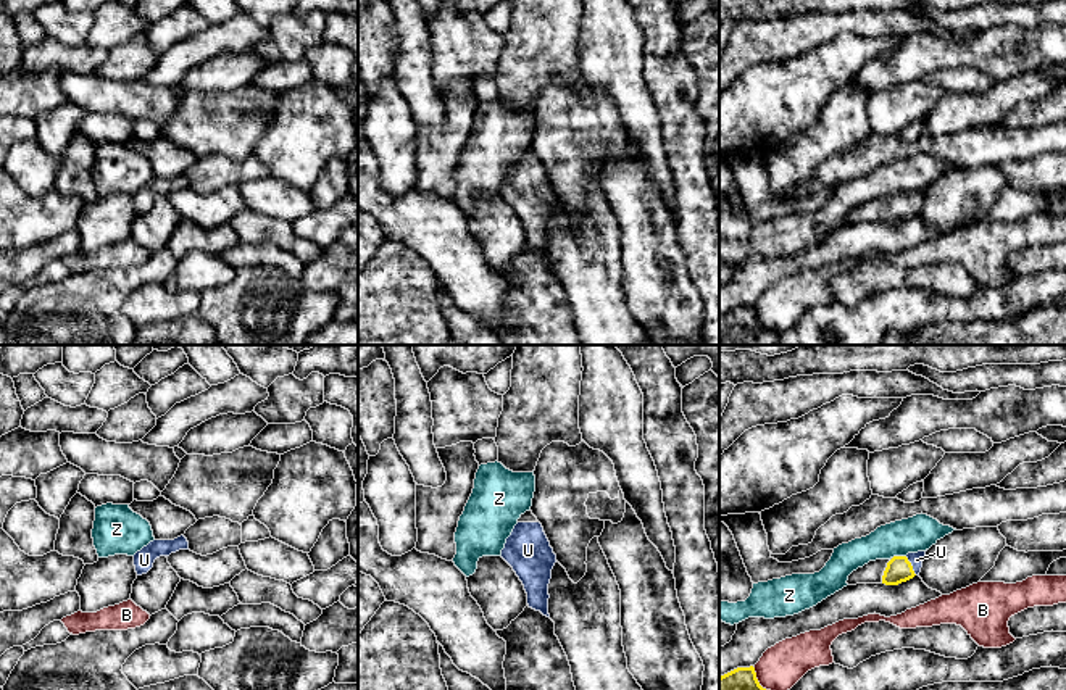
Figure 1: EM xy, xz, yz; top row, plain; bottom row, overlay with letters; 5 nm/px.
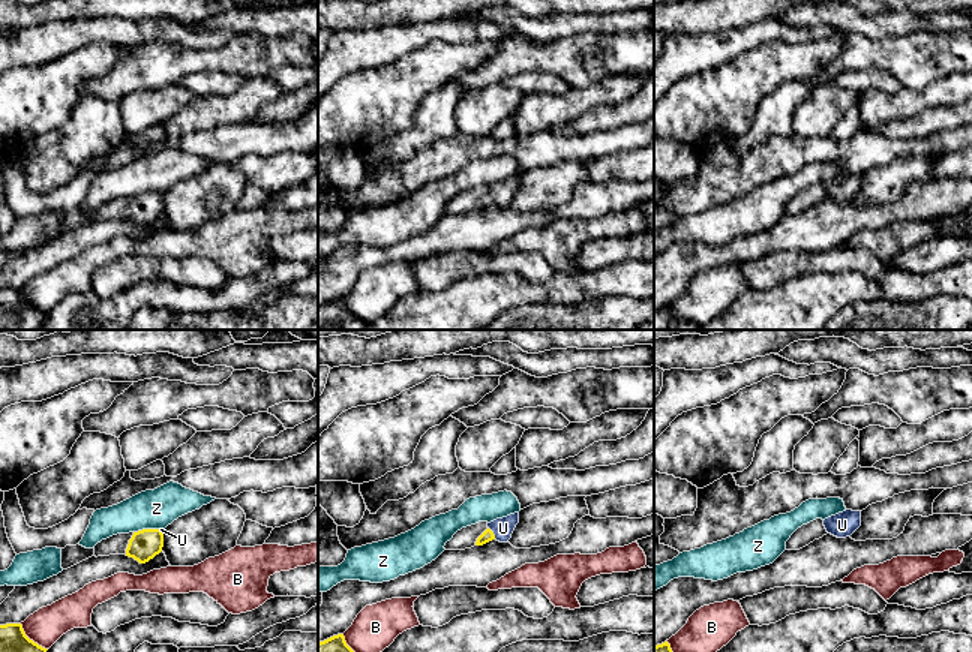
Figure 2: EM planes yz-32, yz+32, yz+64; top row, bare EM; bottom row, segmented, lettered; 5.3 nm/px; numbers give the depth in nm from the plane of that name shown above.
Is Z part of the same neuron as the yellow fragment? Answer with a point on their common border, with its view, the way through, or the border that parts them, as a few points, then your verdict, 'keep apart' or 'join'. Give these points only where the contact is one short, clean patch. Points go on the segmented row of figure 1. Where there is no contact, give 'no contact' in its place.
meets yellow in yz at (899, 556); keep apart

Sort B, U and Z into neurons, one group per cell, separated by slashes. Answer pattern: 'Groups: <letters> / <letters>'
Groups: B / U / Z

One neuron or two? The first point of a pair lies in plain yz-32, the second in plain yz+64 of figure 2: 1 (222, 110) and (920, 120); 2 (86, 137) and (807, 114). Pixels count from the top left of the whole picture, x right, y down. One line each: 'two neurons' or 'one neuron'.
1: two neurons
2: two neurons

